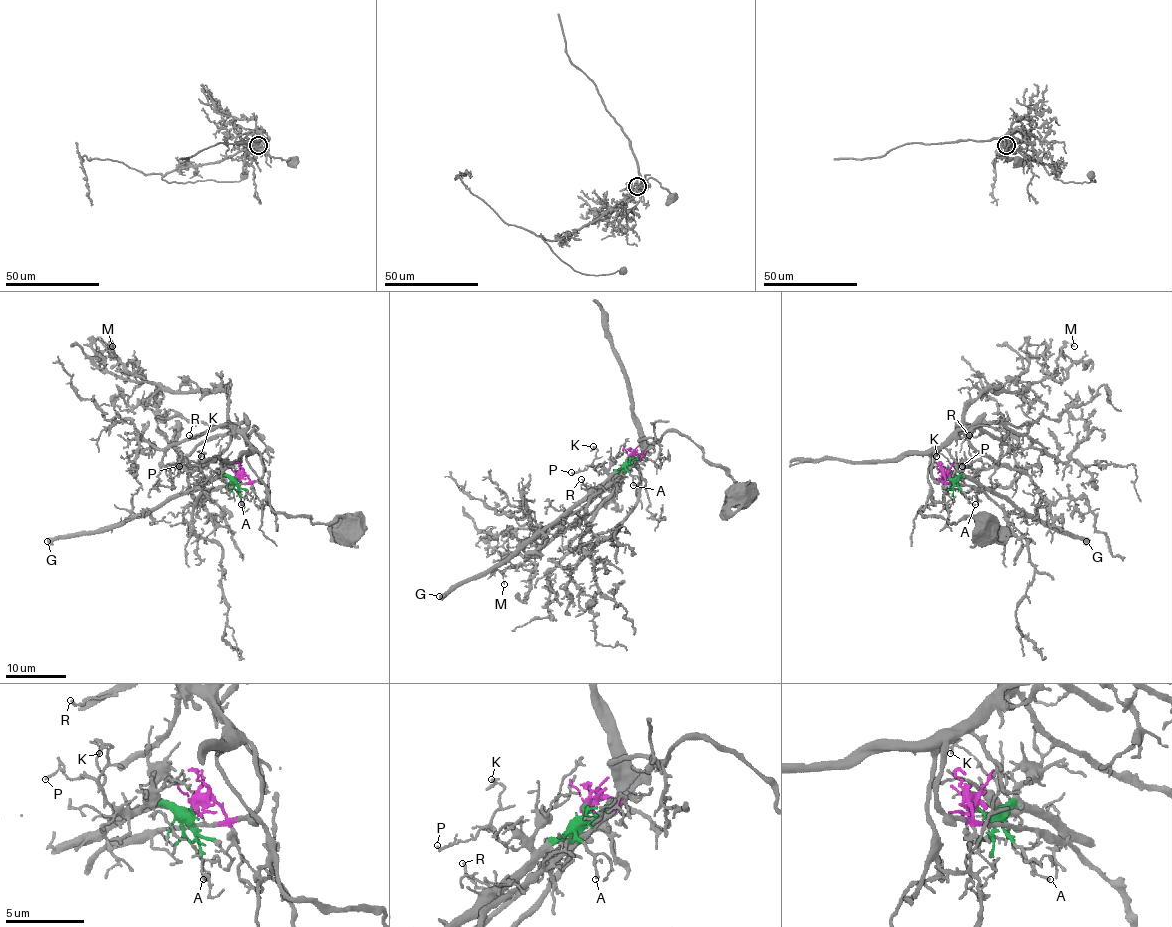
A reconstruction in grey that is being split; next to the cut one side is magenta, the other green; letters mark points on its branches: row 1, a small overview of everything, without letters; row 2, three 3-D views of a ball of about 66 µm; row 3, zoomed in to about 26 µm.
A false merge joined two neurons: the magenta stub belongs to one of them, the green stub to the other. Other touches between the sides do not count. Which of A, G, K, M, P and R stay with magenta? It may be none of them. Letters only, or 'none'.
M, R

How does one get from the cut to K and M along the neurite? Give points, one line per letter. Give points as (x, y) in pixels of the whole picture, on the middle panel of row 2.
K: (629, 457), (610, 473), (603, 469), (598, 472), (592, 464), (597, 451), (592, 446)
M: (629, 457), (642, 455), (654, 441), (620, 475), (615, 493), (521, 564), (503, 572), (504, 584)

